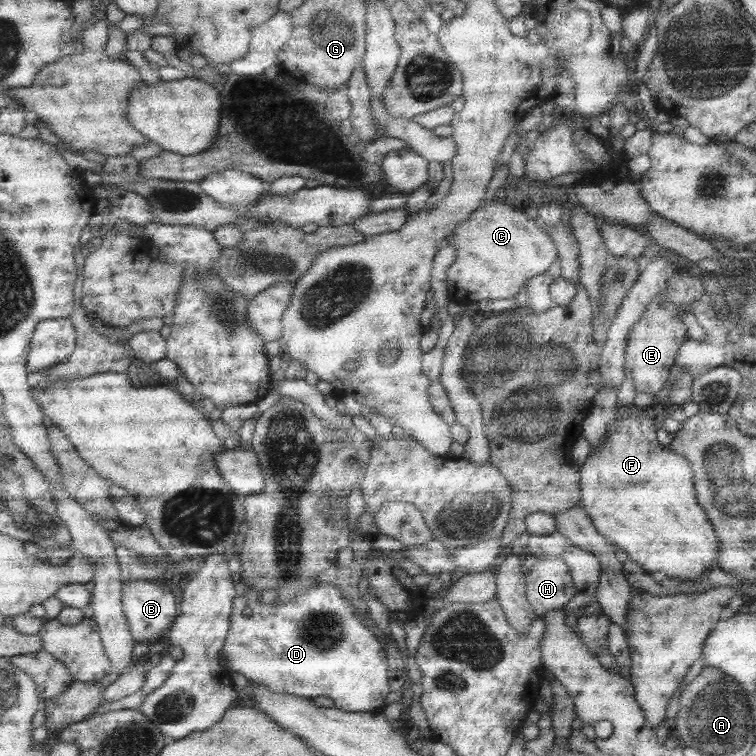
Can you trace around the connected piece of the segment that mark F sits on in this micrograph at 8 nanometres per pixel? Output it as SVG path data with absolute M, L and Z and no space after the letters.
M619 415L617 425L605 442L600 448L592 448L584 464L578 467L581 506L598 533L615 549L626 552L628 559L648 574L662 572L670 579L696 581L703 572L708 574L716 568L720 542L706 518L706 512L696 502L688 460L659 444L656 429L645 416L642 420Z

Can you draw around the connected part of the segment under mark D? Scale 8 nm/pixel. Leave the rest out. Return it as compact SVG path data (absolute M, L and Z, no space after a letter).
M316 584L284 604L260 603L260 596L262 594L258 591L247 589L243 596L236 598L233 625L223 650L231 664L229 670L240 672L251 684L268 686L275 692L311 700L327 697L332 706L346 712L382 712L386 695L391 692L384 647L362 619L354 614L353 606L340 595L338 587Z

